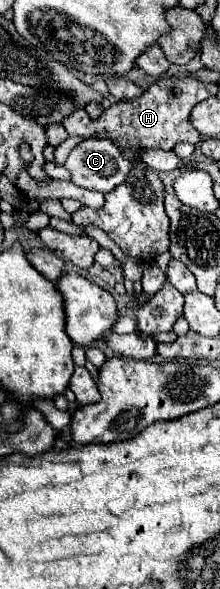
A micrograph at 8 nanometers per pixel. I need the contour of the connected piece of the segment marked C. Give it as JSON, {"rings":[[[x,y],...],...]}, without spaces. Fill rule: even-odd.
{"rings":[[[85,139],[83,143],[79,143],[67,157],[65,167],[71,171],[73,175],[73,183],[79,187],[87,187],[93,191],[101,191],[101,193],[109,193],[111,189],[115,189],[117,185],[121,185],[121,181],[127,177],[127,173],[131,171],[131,161],[123,159],[119,147],[109,141],[109,139]]]}

